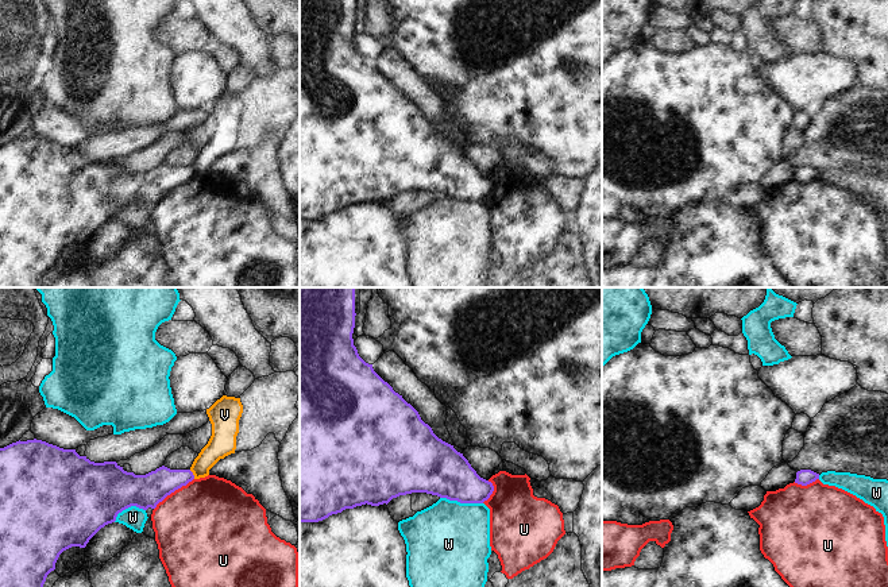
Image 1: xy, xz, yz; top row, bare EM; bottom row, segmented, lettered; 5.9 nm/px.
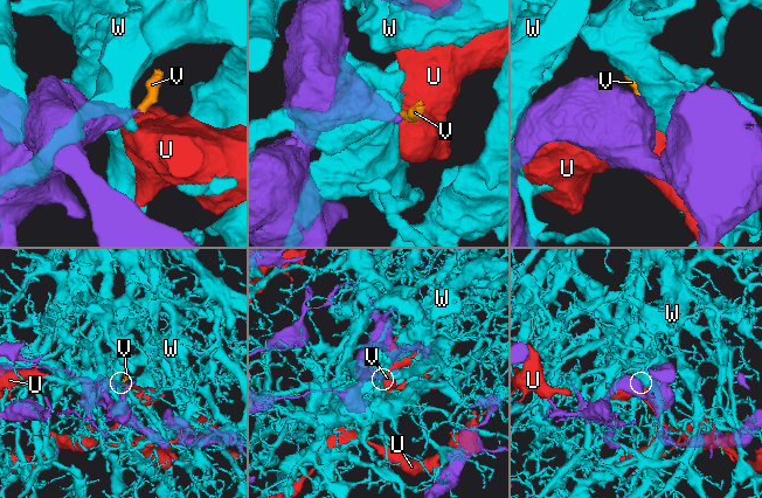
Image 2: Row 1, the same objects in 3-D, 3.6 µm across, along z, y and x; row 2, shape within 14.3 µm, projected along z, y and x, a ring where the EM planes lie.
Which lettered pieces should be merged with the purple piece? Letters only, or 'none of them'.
none of them

